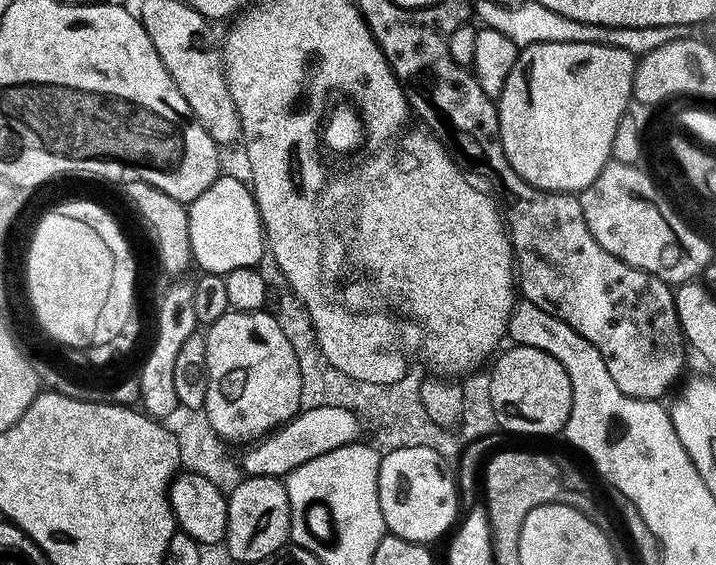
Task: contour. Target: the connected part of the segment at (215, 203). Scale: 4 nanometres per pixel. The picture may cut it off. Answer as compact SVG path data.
M221 174L217 176L216 181L206 189L206 191L200 195L196 200L191 201L187 205L188 209L188 221L190 222L190 246L192 247L192 258L195 267L200 267L200 270L204 272L219 272L221 274L229 272L230 270L238 270L239 268L254 268L261 262L260 259L265 259L266 256L266 241L264 239L264 225L260 223L260 211L256 205L256 200L252 196L251 187L247 183L244 184L236 176L227 176L227 174Z

